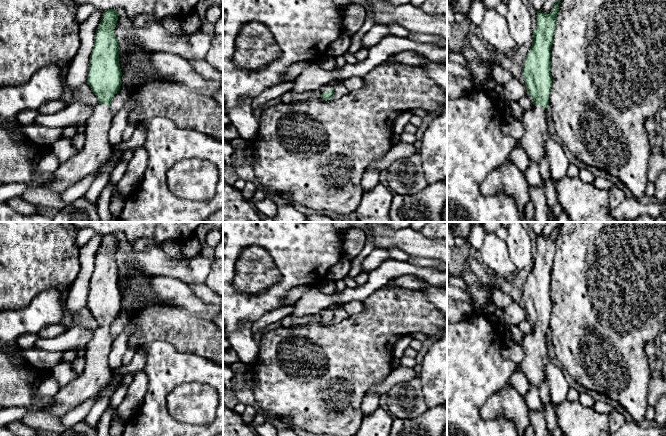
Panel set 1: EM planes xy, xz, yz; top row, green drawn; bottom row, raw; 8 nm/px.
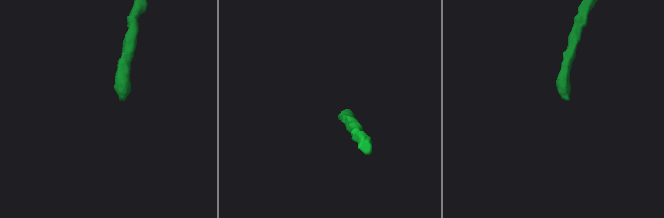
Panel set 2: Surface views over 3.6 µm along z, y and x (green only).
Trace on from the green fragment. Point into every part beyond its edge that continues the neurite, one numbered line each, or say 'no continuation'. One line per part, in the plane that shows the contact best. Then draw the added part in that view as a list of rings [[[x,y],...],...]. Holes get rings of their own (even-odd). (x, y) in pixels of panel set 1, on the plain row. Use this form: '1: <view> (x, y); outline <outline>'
1: yz (534, 344); outline [[[533,328],[529,334],[525,334],[522,347],[525,357],[519,364],[519,369],[525,374],[530,385],[539,388],[546,380],[545,365],[549,363],[546,346],[546,332]]]

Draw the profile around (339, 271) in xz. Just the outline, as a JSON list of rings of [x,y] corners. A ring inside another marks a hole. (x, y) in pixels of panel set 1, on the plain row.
[[[342,258],[334,264],[327,273],[326,280],[337,281],[345,279],[351,270],[351,262]]]

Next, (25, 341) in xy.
[[[23,334],[17,338],[17,343],[19,347],[23,350],[27,350],[29,348],[33,348],[36,341],[39,340],[37,334]]]

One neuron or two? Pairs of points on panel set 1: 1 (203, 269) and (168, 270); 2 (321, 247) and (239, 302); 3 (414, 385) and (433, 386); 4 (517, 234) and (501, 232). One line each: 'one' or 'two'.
1: one
2: one
3: two
4: two

